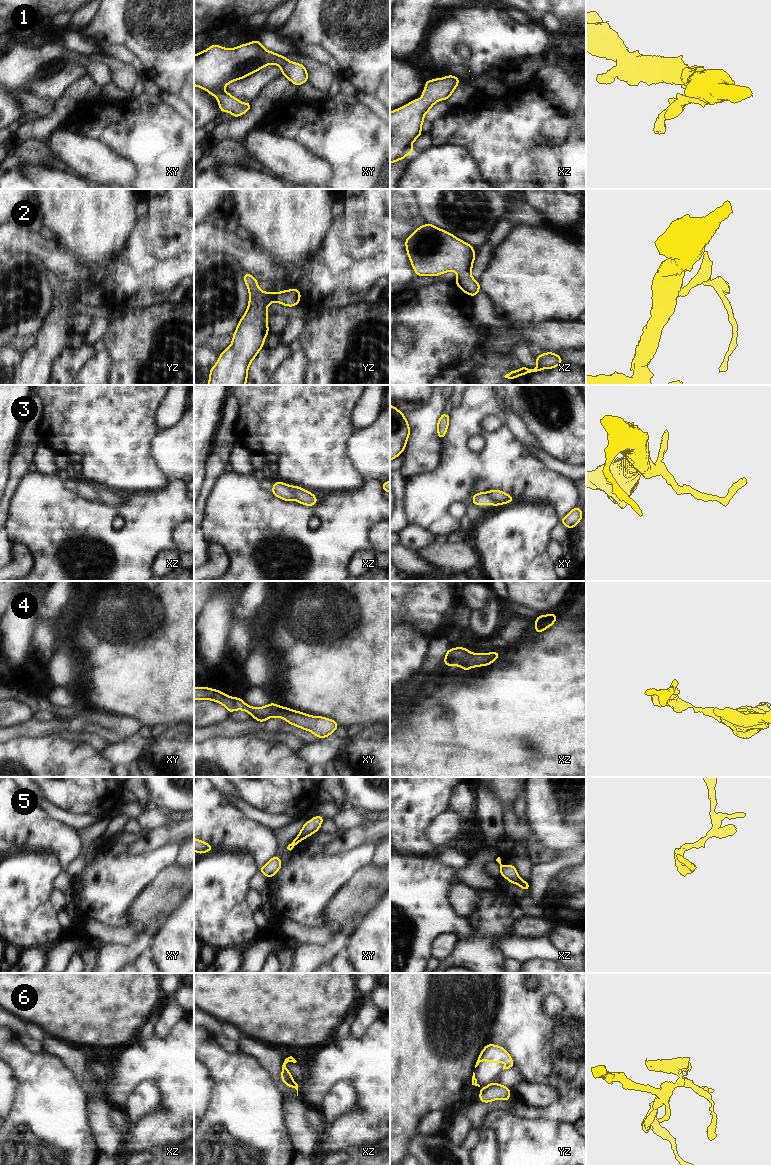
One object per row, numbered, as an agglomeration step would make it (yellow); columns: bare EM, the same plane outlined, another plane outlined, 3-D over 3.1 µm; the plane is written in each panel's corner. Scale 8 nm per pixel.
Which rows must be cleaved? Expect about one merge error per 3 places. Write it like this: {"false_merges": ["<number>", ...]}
{"false_merges": ["3", "6"]}

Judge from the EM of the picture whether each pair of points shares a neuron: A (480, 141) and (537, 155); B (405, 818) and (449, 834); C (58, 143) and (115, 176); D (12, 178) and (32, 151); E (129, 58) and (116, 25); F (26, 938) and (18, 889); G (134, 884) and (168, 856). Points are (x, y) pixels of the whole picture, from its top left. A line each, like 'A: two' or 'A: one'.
A: two
B: two
C: one
D: one
E: two
F: one
G: one

